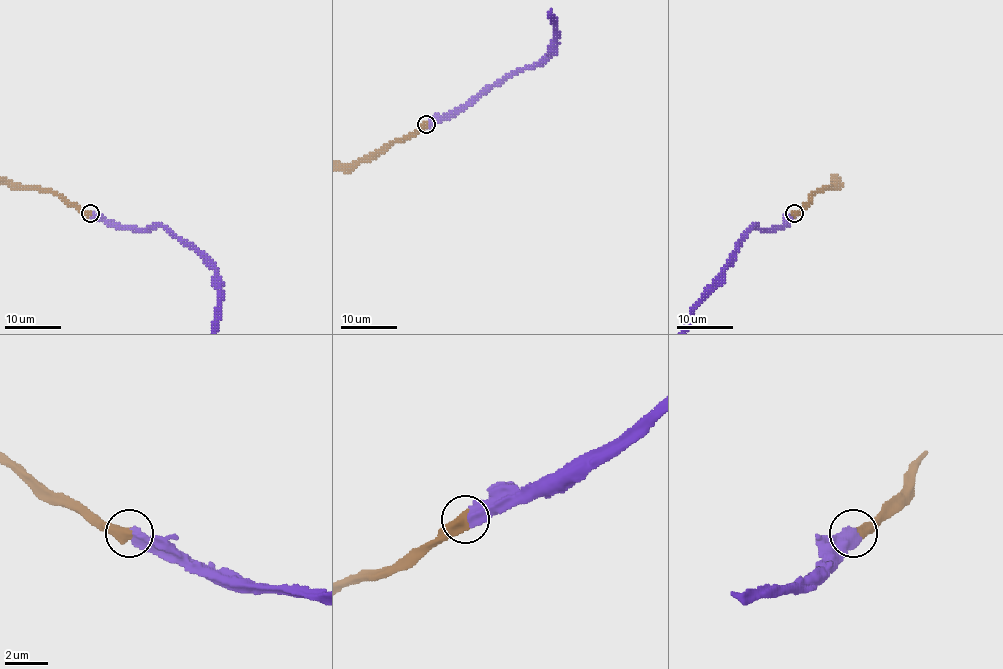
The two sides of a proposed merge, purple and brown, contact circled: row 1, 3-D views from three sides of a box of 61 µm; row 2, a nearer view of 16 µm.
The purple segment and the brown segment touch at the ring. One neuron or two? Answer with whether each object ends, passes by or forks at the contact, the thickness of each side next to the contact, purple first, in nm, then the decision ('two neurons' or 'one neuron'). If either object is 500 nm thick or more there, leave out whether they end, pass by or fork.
550/600 nm | one neuron

